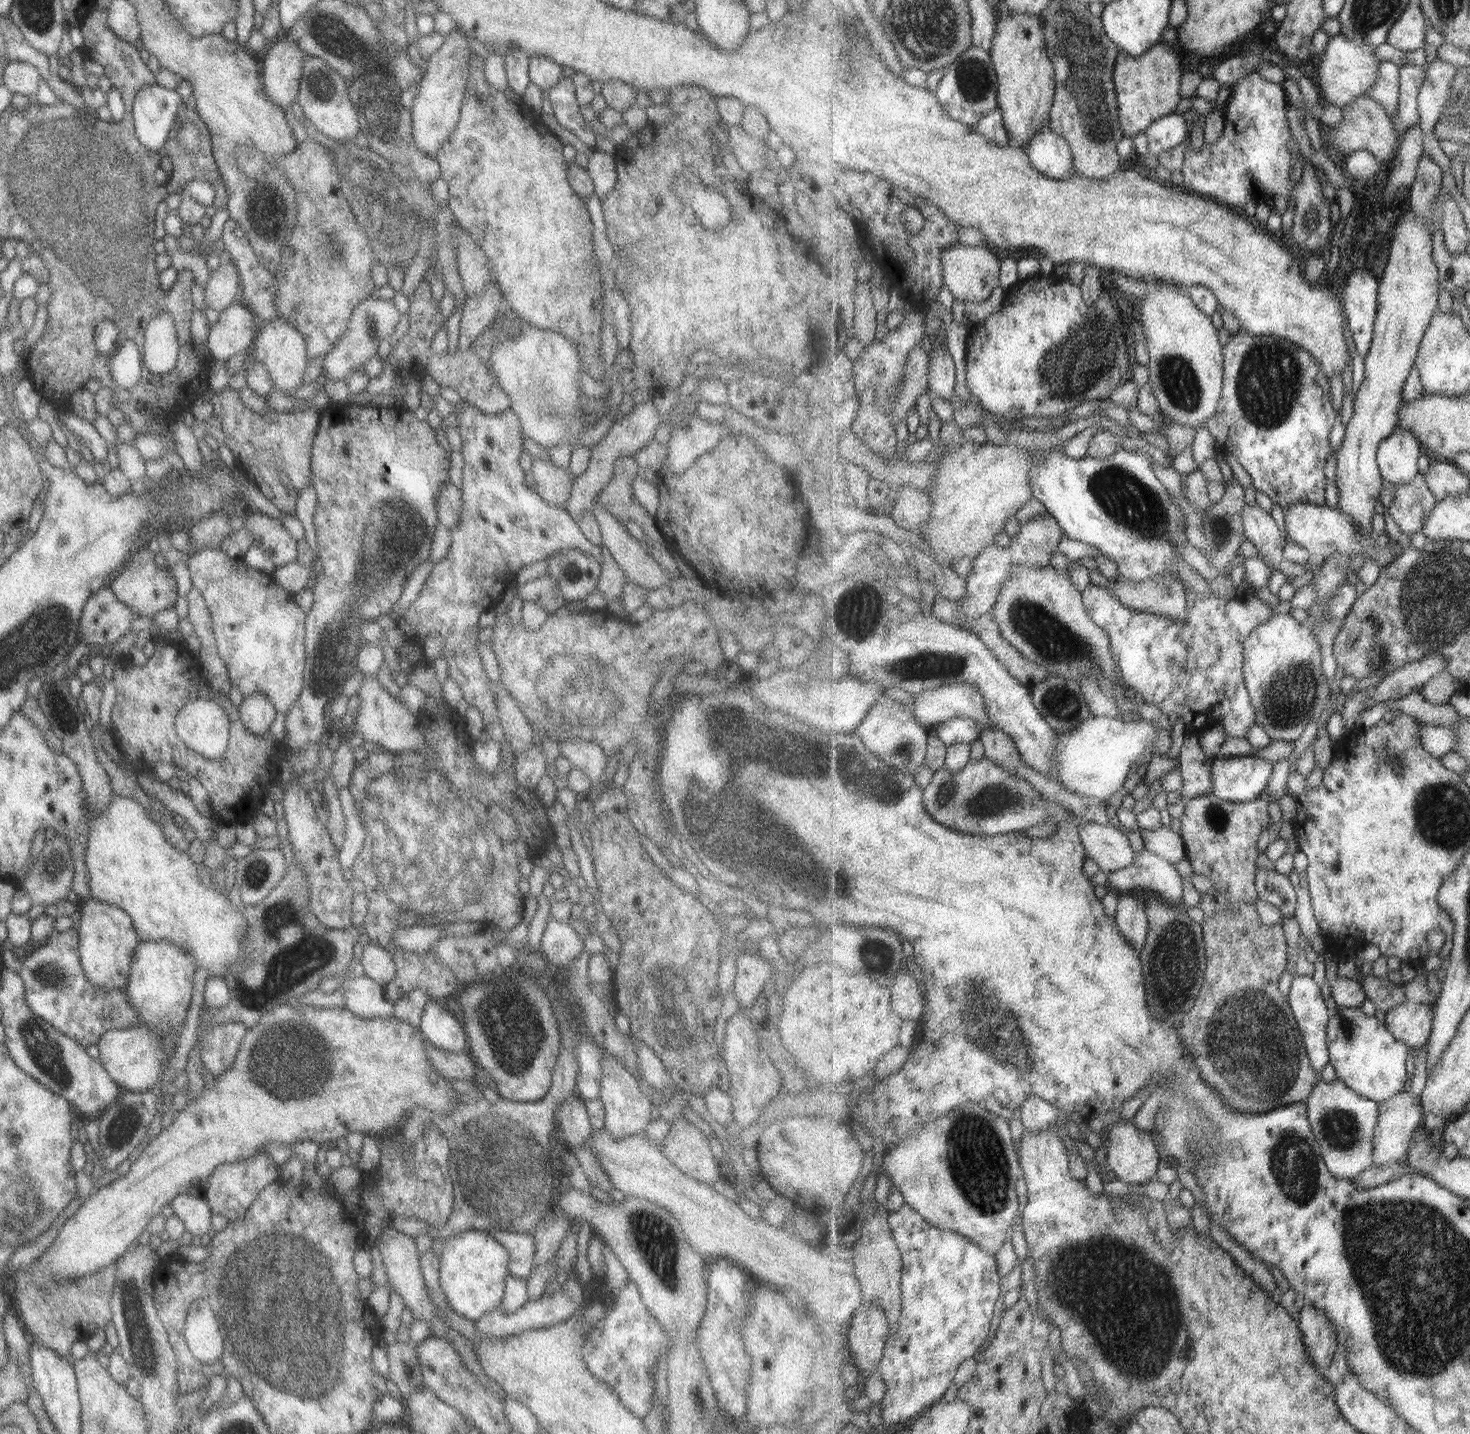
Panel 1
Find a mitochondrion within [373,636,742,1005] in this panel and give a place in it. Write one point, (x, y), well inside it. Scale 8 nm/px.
(396, 841)

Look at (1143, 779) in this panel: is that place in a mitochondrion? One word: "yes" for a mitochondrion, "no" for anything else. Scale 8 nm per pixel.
no

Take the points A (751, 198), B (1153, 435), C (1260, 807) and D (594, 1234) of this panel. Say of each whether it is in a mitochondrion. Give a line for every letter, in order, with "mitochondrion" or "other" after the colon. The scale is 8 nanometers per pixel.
A: other
B: other
C: other
D: other

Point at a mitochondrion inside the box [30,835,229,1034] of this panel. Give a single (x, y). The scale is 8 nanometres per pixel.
(54, 976)

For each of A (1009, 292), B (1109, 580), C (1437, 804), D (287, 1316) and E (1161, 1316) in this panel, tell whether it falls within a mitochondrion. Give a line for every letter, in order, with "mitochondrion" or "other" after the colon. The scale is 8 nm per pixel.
A: other
B: other
C: mitochondrion
D: mitochondrion
E: mitochondrion

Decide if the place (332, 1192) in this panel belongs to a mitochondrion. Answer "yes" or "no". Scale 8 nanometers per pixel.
no

